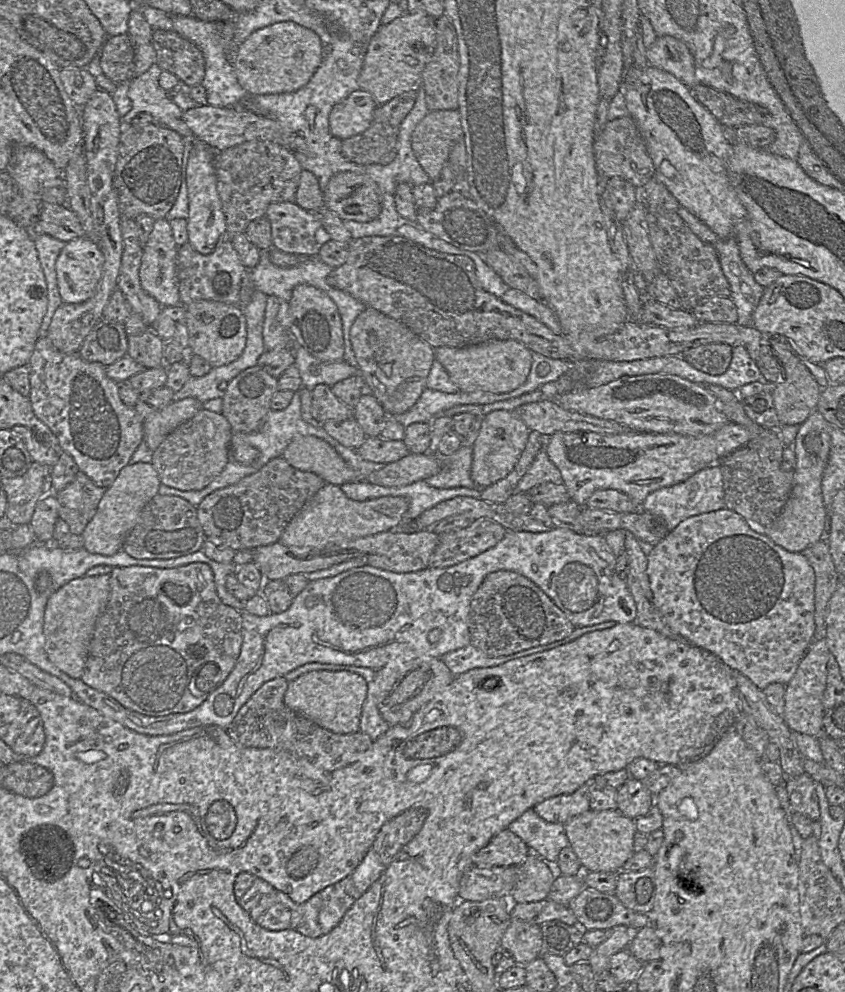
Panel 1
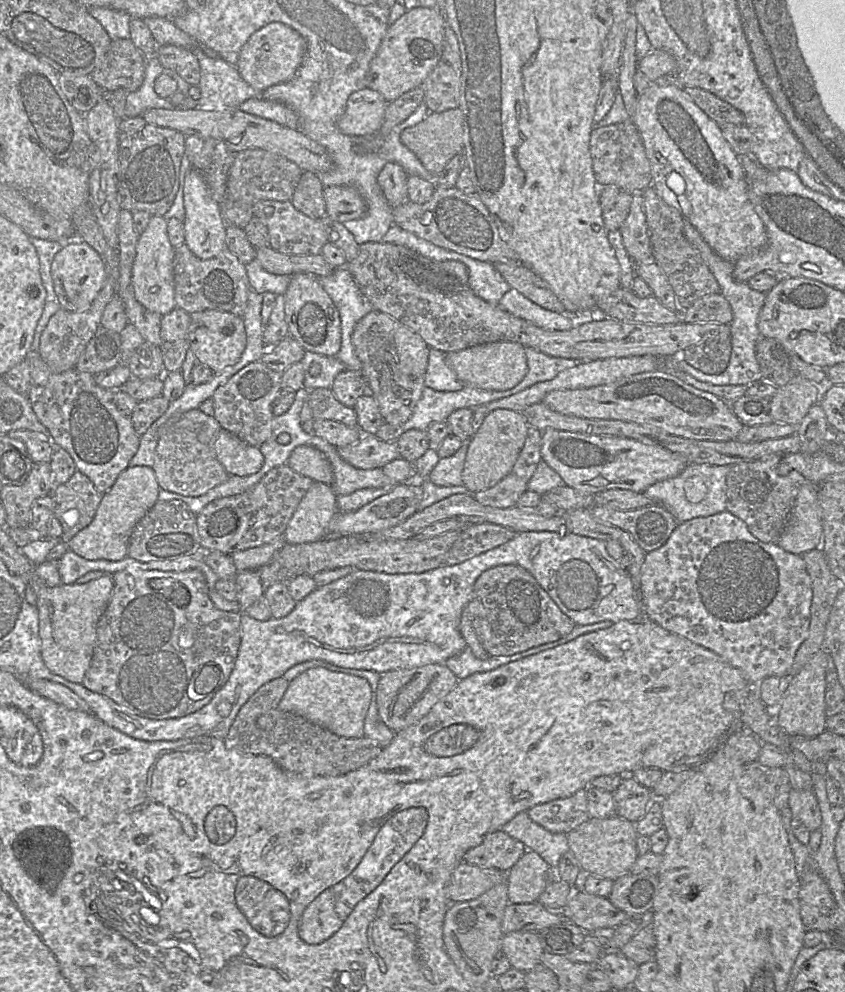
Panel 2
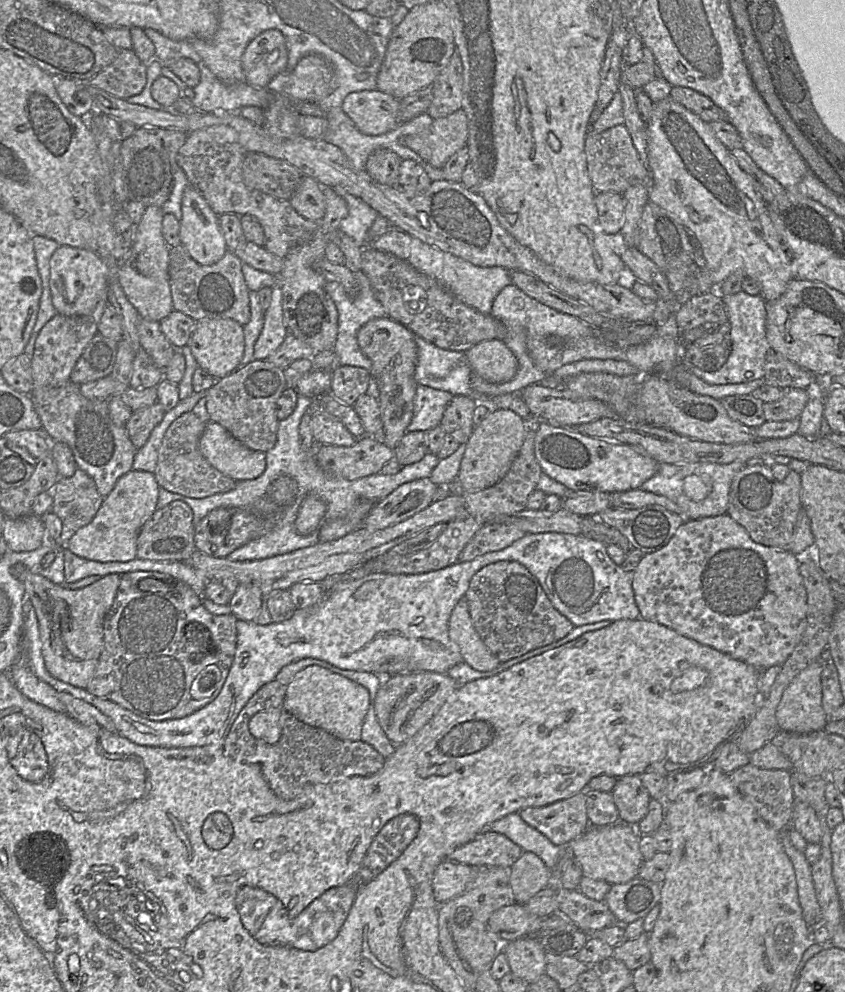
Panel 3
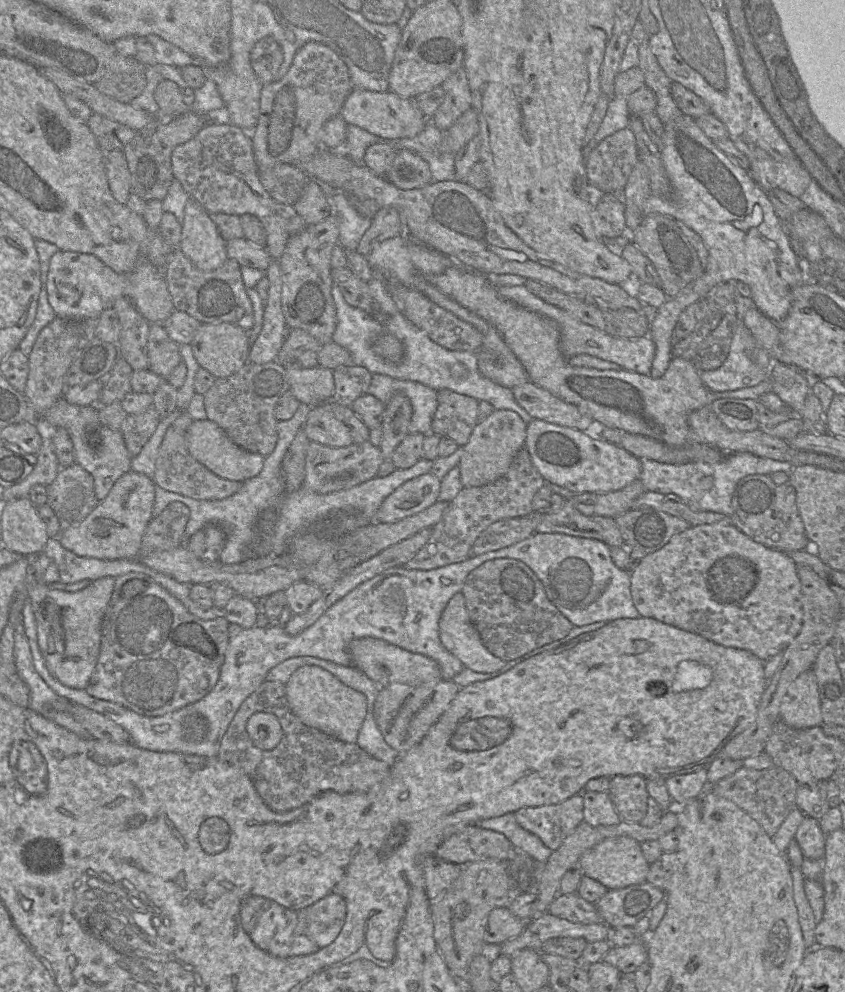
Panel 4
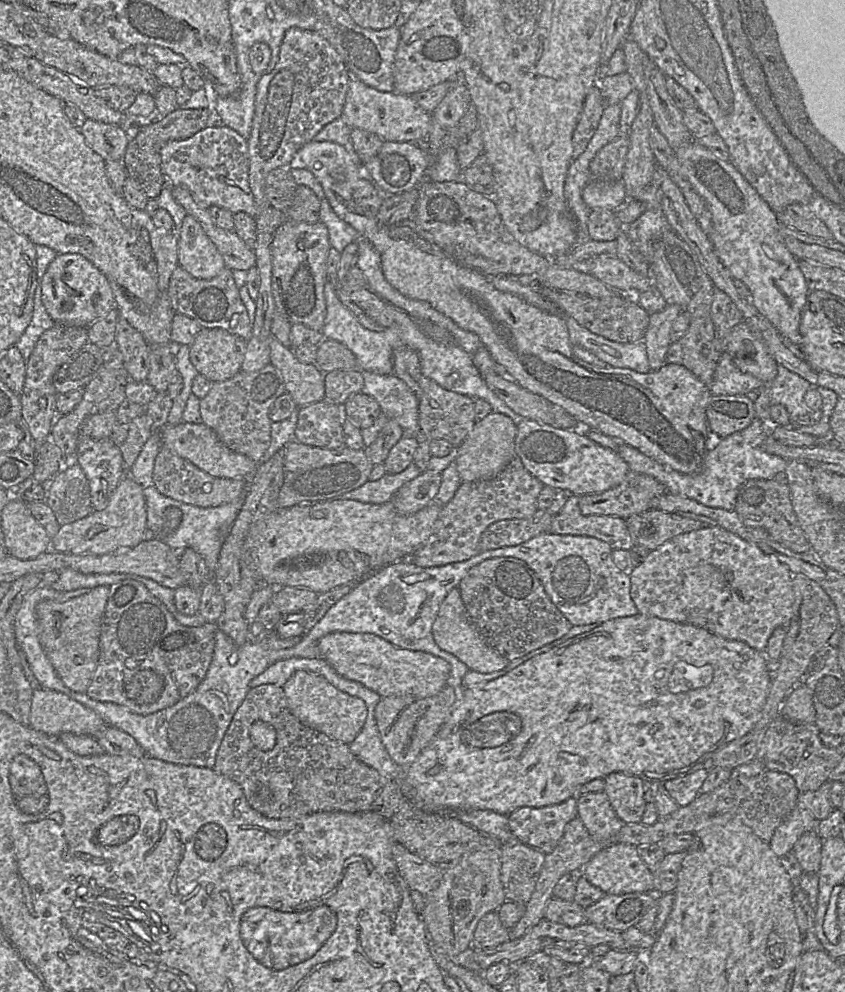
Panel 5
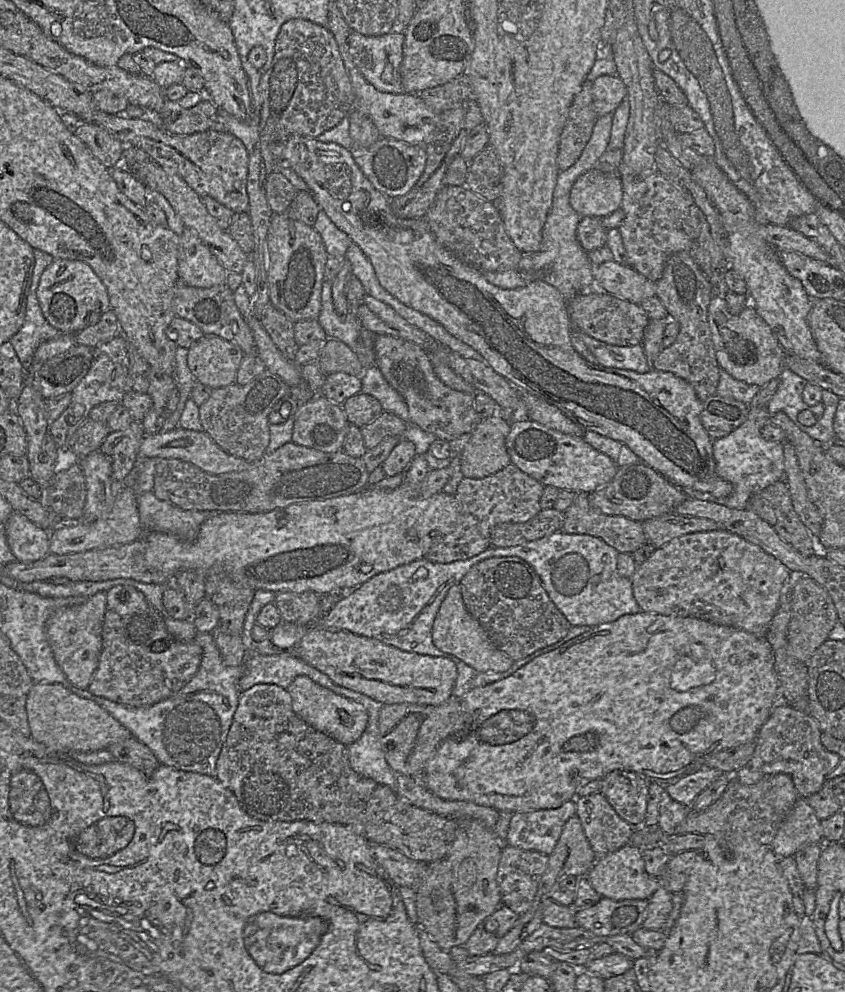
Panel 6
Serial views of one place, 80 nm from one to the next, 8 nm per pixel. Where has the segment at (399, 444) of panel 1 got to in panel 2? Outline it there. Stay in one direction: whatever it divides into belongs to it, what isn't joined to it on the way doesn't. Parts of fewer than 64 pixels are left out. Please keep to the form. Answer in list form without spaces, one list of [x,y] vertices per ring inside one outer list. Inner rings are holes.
[[[363,435],[357,443],[339,447],[338,453],[345,462],[359,469],[383,468],[400,457],[395,442],[385,442],[375,435]]]

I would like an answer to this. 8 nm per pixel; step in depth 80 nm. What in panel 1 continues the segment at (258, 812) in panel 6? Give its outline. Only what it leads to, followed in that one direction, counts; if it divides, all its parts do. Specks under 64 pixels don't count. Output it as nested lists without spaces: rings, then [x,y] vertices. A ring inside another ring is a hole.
[[[283,676],[264,683],[238,711],[227,729],[229,736],[242,747],[289,751],[327,771],[356,762],[372,746],[374,741],[361,731],[334,733],[289,709],[284,703],[287,687]],[[504,829],[473,856],[473,866],[520,866],[530,853],[529,847],[519,836]]]

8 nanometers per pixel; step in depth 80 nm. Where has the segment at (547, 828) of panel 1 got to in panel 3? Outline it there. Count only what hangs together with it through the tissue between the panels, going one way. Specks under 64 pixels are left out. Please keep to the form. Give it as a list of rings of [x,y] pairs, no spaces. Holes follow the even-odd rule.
[[[518,812],[494,821],[489,825],[489,830],[504,834],[523,851],[536,854],[551,870],[563,856],[563,846],[553,844],[541,832],[528,825]]]

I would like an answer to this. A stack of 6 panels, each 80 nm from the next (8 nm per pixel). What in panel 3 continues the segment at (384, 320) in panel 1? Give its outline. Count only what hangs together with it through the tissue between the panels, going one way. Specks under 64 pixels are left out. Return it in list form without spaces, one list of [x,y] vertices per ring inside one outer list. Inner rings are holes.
[[[390,317],[369,320],[357,332],[357,342],[362,353],[371,361],[370,374],[375,384],[376,398],[381,409],[384,443],[395,449],[407,432],[414,408],[414,397],[418,383],[414,373],[417,364],[415,335],[401,323]]]

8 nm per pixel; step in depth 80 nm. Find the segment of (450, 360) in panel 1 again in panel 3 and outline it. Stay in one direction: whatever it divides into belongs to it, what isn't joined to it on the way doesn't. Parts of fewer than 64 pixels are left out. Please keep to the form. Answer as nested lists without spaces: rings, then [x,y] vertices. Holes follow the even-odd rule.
[[[502,340],[481,342],[465,355],[473,373],[488,382],[505,383],[517,374],[517,358]]]

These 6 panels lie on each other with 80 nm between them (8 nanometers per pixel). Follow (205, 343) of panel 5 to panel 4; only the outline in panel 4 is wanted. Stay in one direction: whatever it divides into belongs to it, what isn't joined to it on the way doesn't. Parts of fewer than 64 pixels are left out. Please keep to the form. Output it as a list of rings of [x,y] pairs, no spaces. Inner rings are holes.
[[[201,324],[190,345],[200,368],[216,379],[232,375],[248,362],[248,334],[234,324]]]

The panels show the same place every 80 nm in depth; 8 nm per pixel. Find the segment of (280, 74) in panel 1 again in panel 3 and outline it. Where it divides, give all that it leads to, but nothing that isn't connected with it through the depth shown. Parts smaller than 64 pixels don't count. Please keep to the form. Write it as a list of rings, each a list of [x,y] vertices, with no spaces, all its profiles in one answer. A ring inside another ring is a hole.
[[[277,29],[266,30],[249,42],[242,55],[245,82],[255,88],[267,88],[275,76],[285,71],[287,62],[284,35]]]

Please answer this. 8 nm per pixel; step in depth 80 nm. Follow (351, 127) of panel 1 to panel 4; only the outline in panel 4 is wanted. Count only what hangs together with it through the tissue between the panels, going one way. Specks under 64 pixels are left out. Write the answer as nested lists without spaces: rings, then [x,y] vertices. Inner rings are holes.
[[[353,88],[348,95],[339,116],[350,125],[355,125],[383,141],[396,141],[405,138],[414,138],[420,134],[428,122],[428,118],[420,111],[413,99],[405,99],[397,94],[374,92]]]

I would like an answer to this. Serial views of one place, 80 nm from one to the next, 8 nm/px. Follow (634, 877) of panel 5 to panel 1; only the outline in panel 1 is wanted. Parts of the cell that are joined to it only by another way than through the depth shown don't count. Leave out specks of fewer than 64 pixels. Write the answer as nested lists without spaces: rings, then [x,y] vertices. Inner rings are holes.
[[[617,809],[592,810],[579,814],[564,823],[571,848],[578,857],[584,872],[619,873],[626,861],[633,855],[635,821]]]

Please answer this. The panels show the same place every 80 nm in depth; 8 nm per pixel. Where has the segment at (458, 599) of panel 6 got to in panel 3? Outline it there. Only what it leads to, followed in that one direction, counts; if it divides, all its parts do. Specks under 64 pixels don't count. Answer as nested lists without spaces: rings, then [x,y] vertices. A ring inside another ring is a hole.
[[[462,597],[455,605],[448,624],[450,639],[459,646],[463,661],[478,671],[490,671],[501,663],[491,654],[476,631],[467,599]]]

